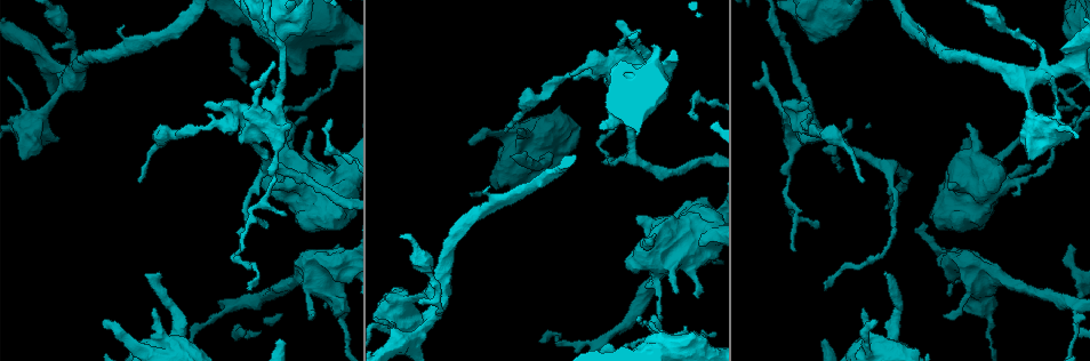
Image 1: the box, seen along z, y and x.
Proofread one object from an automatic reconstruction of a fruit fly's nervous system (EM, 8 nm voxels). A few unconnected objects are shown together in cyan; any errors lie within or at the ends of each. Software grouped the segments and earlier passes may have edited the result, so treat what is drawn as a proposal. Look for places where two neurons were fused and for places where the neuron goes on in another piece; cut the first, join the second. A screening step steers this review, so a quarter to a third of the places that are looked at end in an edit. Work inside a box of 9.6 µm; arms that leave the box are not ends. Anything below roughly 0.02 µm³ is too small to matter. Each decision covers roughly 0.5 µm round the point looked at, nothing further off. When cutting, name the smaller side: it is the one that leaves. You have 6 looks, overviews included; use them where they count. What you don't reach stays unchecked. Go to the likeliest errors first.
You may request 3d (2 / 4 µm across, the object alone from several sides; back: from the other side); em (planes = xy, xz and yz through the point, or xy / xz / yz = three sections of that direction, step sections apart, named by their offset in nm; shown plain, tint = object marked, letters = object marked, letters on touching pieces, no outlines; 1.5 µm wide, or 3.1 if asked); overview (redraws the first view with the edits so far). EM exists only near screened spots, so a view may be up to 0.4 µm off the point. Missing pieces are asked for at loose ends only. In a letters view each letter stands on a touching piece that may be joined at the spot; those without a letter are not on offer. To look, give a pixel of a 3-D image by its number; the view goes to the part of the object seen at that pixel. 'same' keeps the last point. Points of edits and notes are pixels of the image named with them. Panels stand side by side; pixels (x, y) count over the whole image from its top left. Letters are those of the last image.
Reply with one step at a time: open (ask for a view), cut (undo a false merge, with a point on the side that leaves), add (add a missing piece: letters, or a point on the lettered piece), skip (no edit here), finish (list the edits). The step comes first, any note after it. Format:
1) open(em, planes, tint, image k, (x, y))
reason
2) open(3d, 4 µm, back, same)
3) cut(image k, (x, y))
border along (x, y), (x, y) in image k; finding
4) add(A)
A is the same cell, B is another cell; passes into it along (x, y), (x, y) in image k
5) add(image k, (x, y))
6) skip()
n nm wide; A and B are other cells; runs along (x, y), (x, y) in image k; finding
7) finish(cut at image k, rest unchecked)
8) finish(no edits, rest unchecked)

open(em, planes, letters, image 1, (337, 243))
an open end

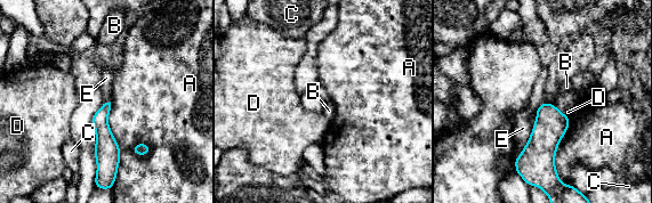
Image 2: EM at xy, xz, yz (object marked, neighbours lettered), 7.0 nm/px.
skip()
A, B, C, D and E are other cells; border along (533, 124), (530, 138), (515, 159) in image 2; none of them fits

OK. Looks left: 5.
open(em, yz, step 4, plain, image 1, (657, 290))
sudden change in width

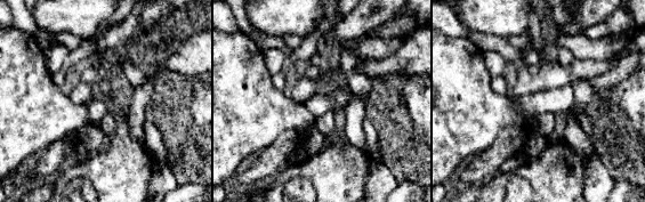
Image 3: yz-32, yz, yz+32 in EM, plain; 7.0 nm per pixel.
open(em, yz, step 4, tint, same)
where the object lies

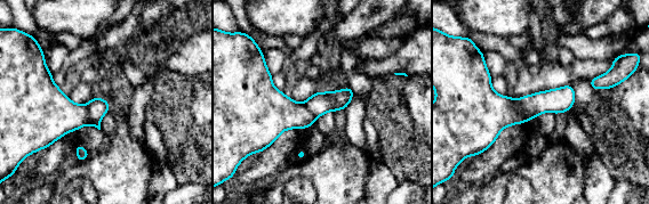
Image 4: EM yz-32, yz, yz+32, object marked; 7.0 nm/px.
open(em, yz, step 4, letters, same)

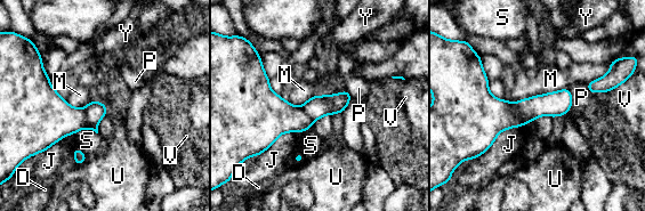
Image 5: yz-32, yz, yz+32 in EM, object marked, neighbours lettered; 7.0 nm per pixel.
cut(image 5, (554, 104))
D, J, M, P, S, U, V and Y are other cells; border along (510, 103), (530, 121) in image 5; two neurons meet here

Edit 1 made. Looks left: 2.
open(em, planes, letters, image 1, (656, 234))
free end

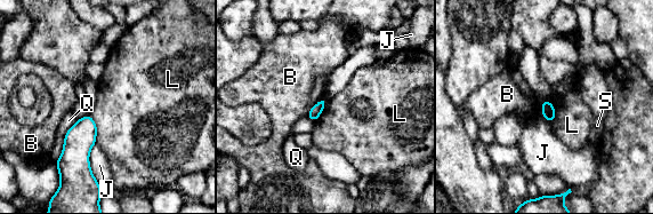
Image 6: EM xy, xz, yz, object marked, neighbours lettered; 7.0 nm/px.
skip()
B, J, L, Q and S are other cells; no lettered piece goes on from it

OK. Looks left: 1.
finish(cut at image 5, rest unchecked)

